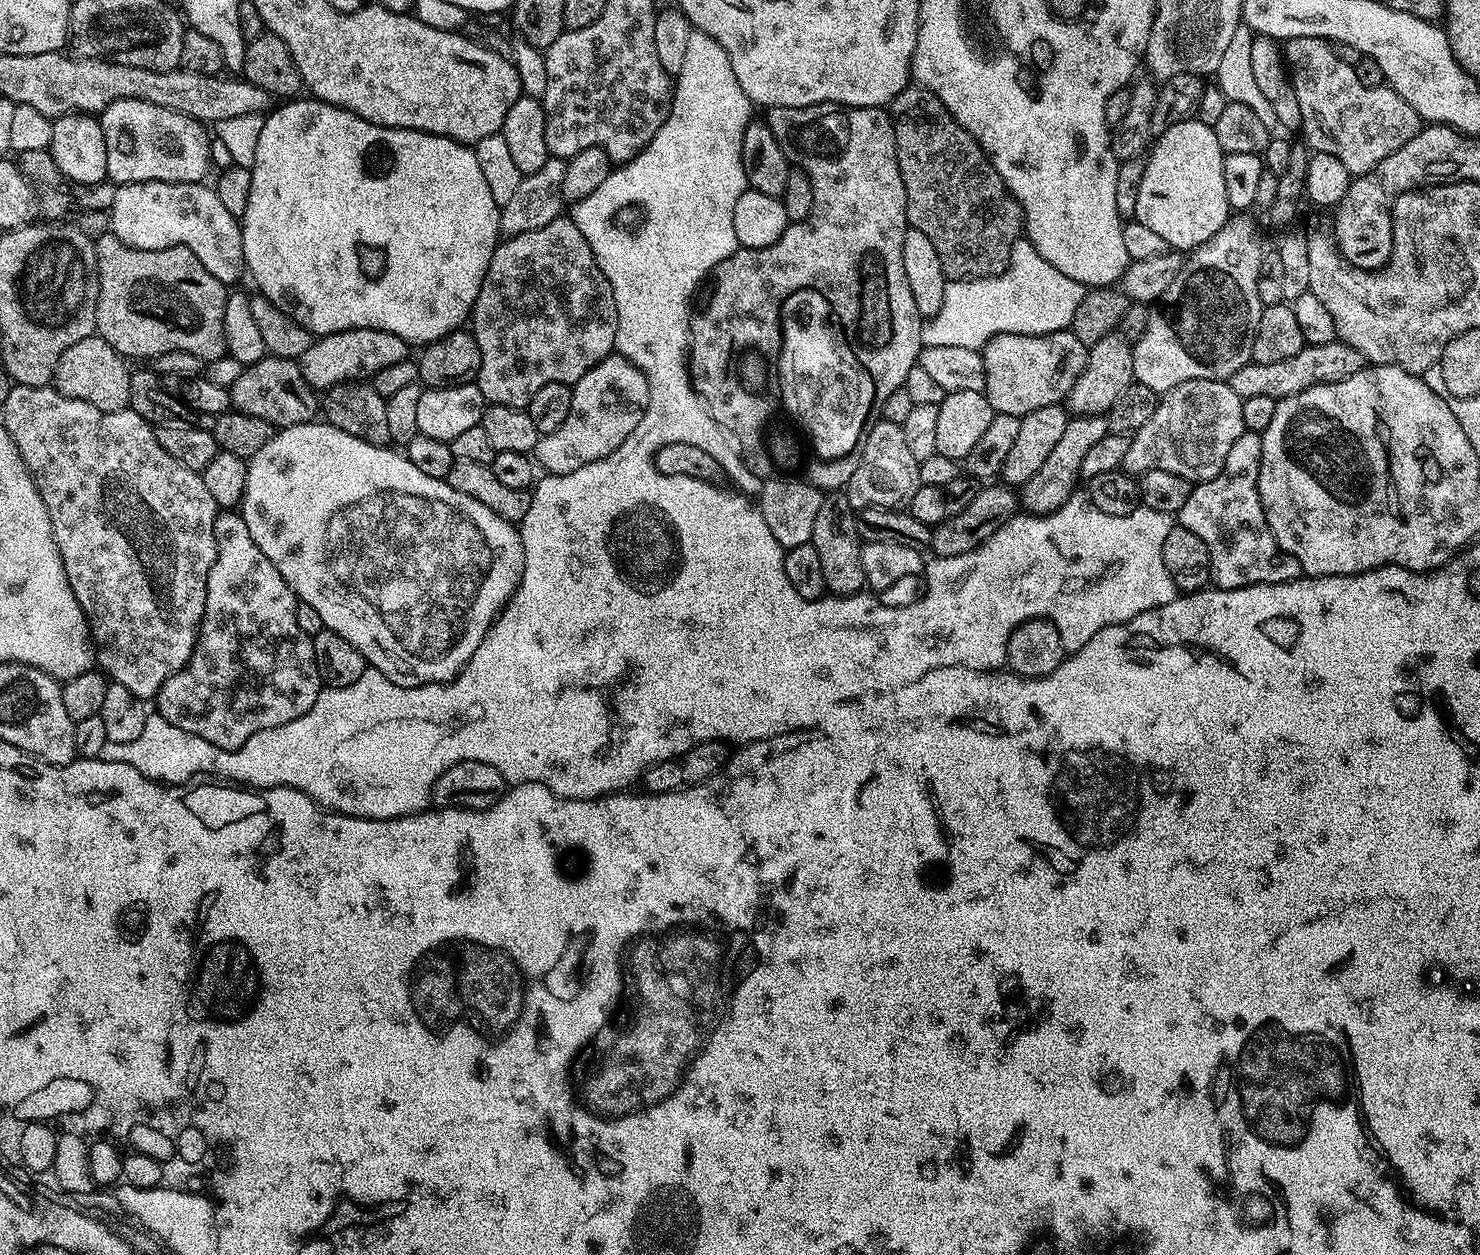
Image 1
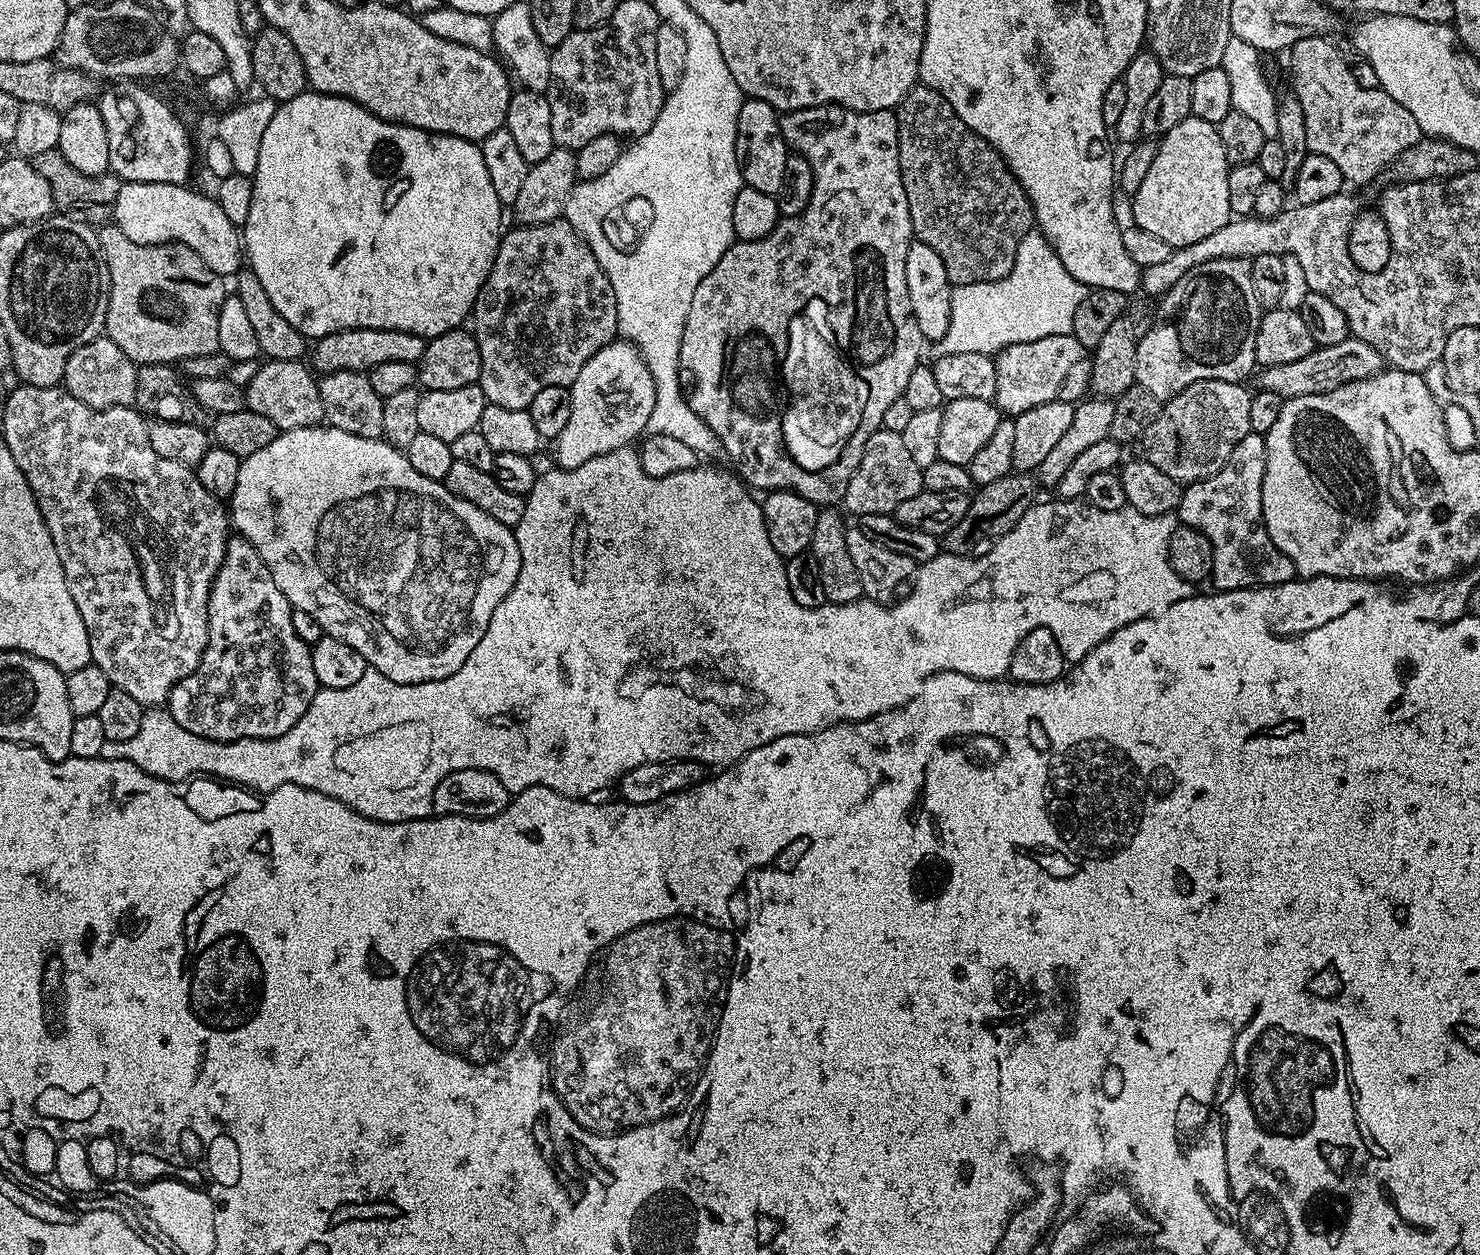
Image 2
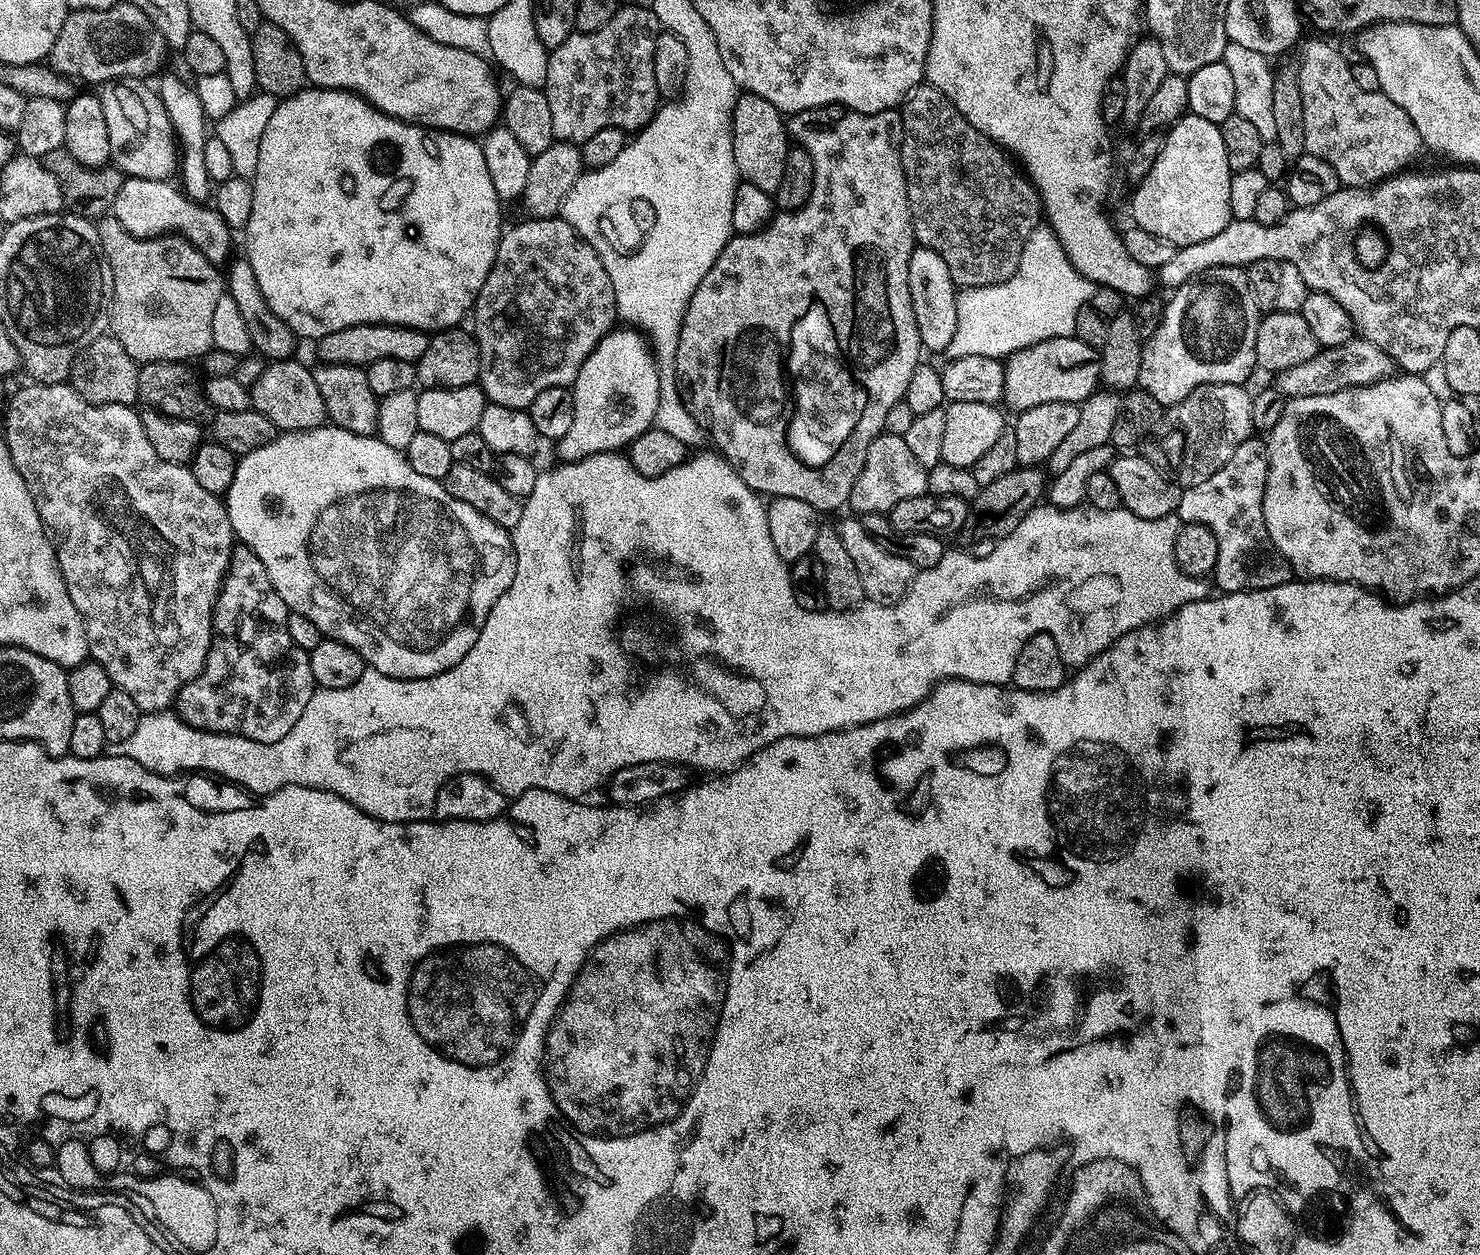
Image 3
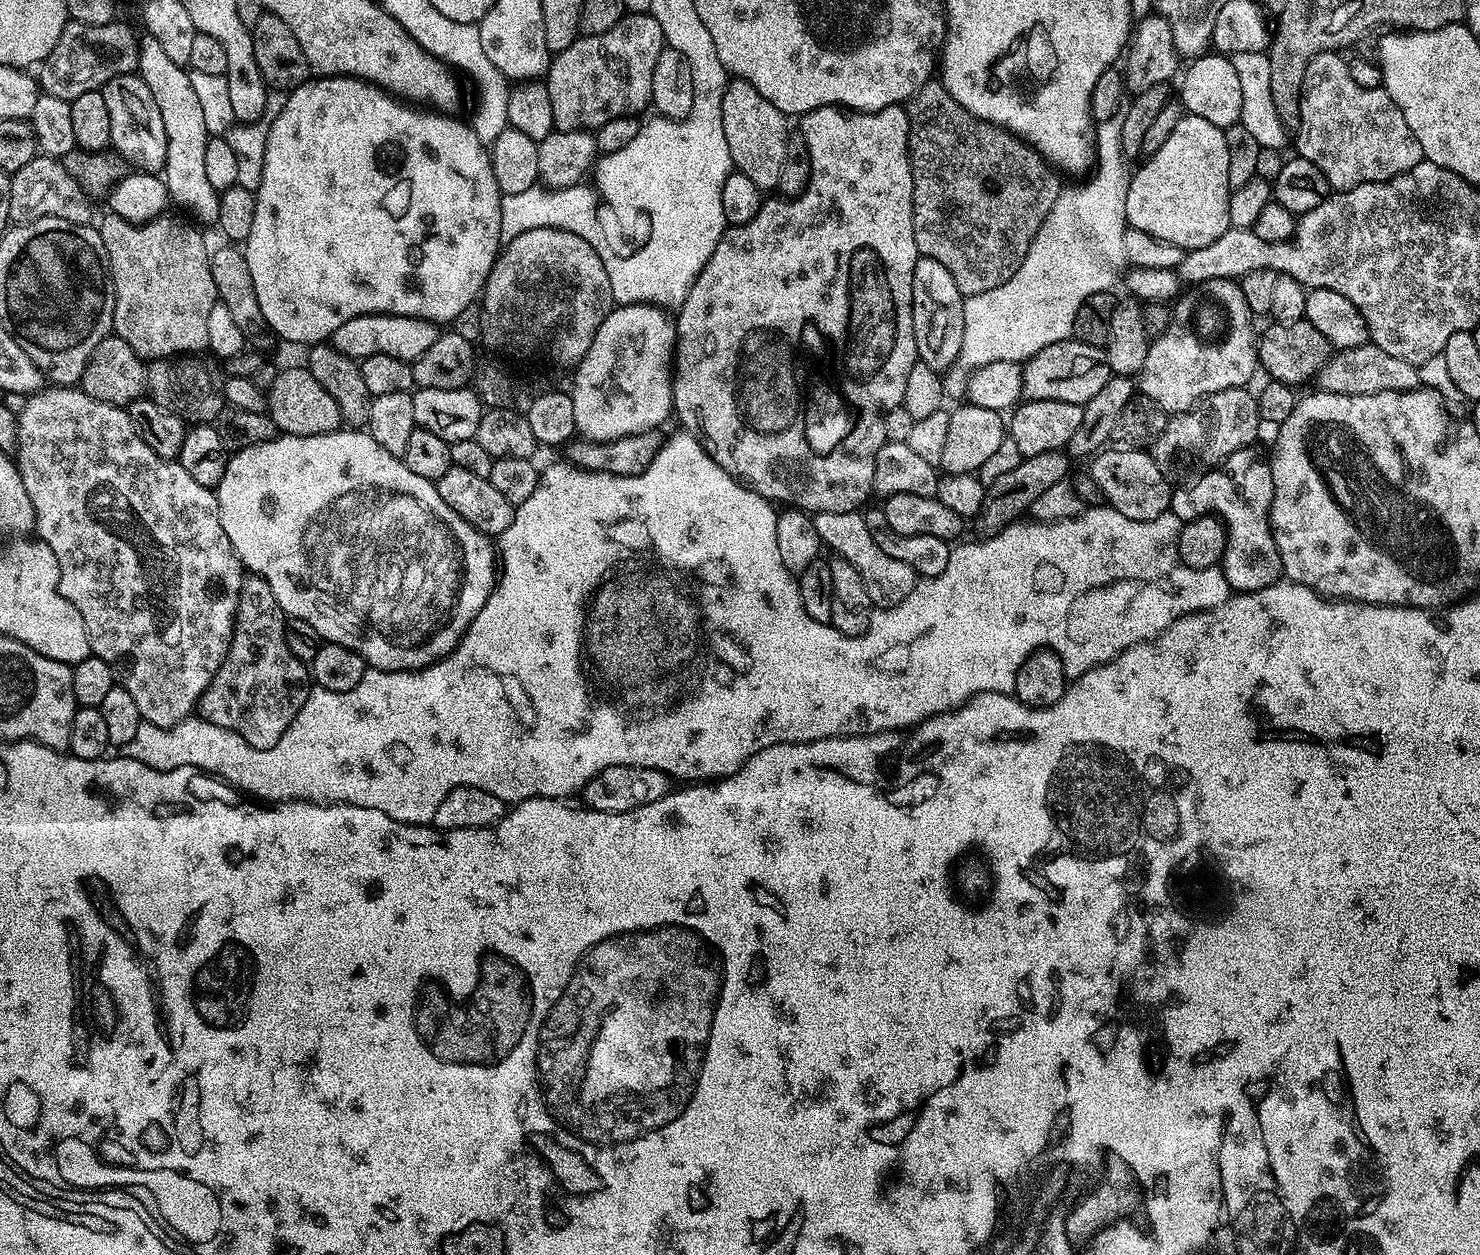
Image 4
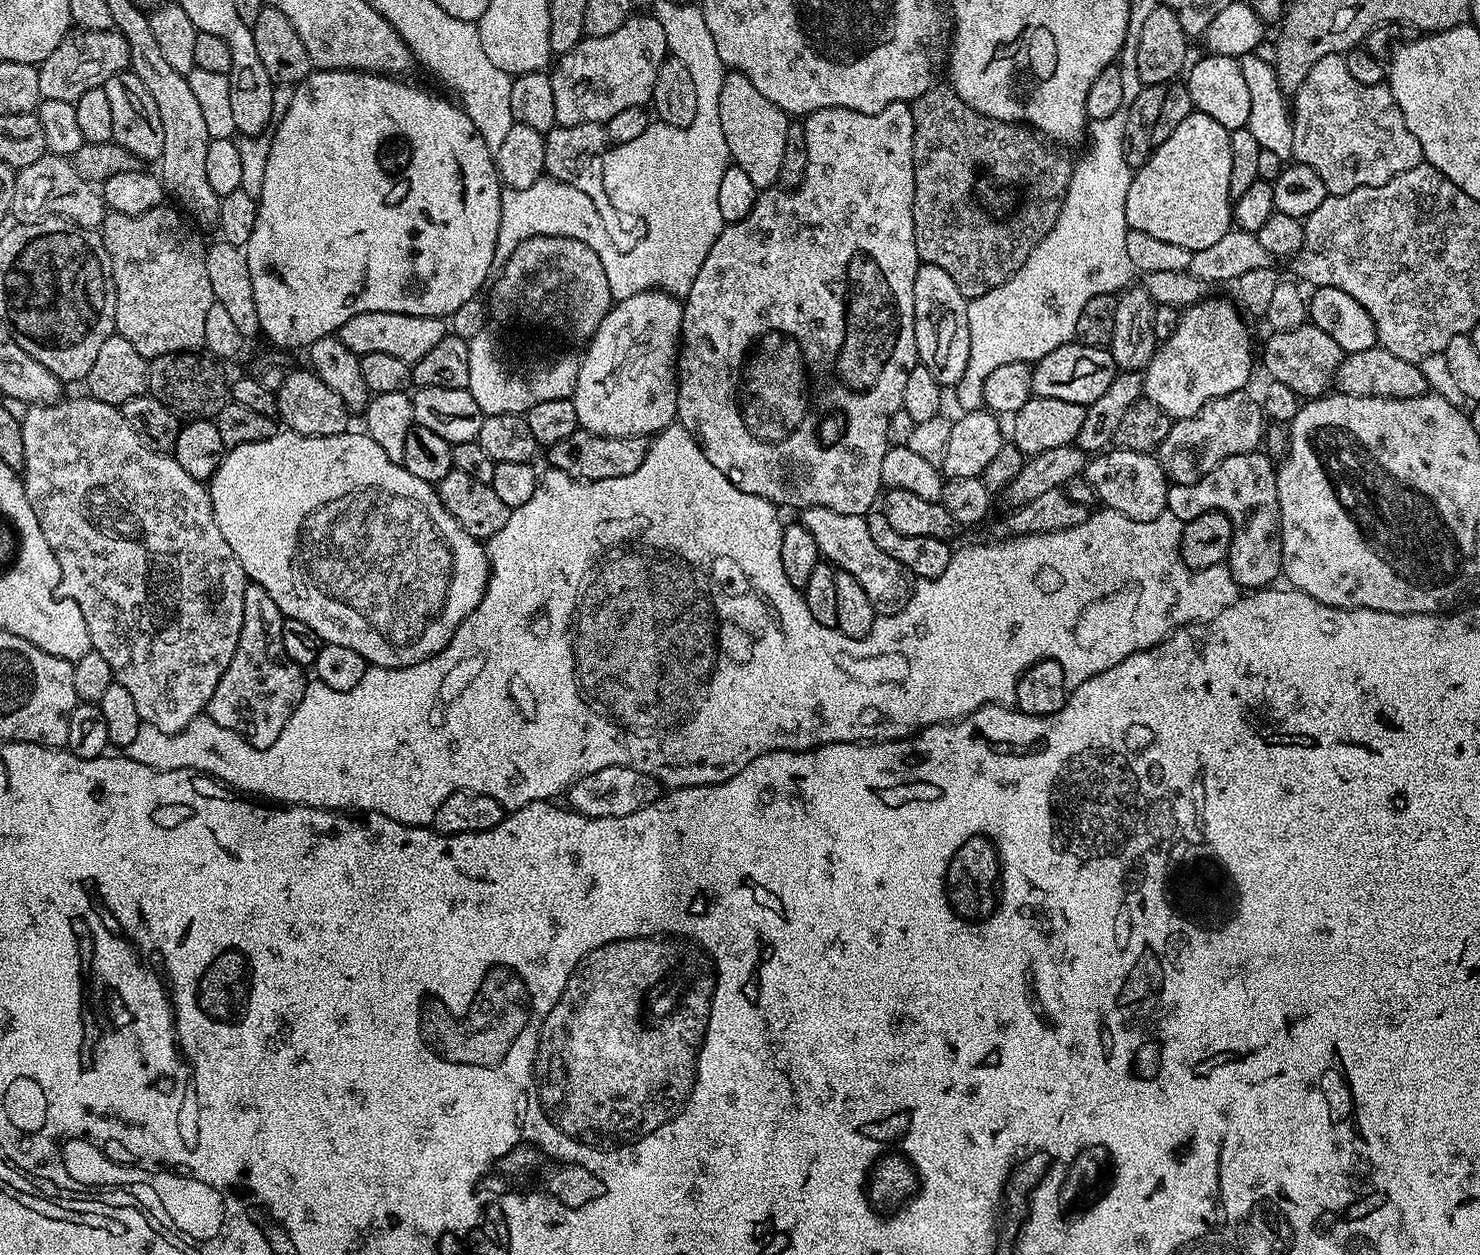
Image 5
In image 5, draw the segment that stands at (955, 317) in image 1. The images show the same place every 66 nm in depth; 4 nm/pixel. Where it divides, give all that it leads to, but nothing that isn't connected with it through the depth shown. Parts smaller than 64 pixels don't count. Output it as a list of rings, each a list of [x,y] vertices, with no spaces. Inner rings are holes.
[[[1121,110],[1110,118],[1091,121],[1090,127],[1086,132],[1086,144],[1088,140],[1088,153],[1081,160],[1080,165],[1077,163],[1072,170],[1072,182],[1068,186],[1068,193],[1058,205],[1058,211],[1051,221],[1050,227],[1044,235],[1037,240],[1034,250],[1030,250],[1030,258],[1017,270],[1012,277],[1002,286],[990,290],[990,294],[982,294],[978,298],[968,301],[968,325],[970,326],[970,358],[968,359],[967,375],[973,376],[976,382],[983,382],[990,375],[997,364],[1013,364],[1015,360],[1025,362],[1035,362],[1042,359],[1050,350],[1058,346],[1069,343],[1076,335],[1078,326],[1078,314],[1082,314],[1082,306],[1090,302],[1098,294],[1116,294],[1121,290],[1127,289],[1133,283],[1134,269],[1130,258],[1126,258],[1126,234],[1128,233],[1128,220],[1126,218],[1126,194],[1130,190],[1130,182],[1134,175],[1134,169],[1126,162],[1126,156],[1122,154],[1122,142],[1124,141],[1124,131],[1126,130],[1126,111]]]

